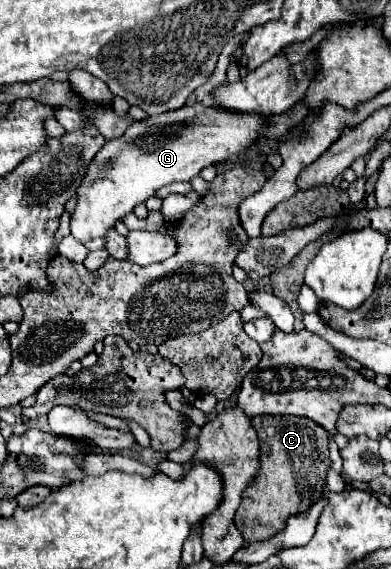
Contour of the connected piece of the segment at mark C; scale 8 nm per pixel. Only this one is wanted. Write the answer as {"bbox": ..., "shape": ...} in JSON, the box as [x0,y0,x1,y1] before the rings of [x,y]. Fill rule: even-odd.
{"bbox":[235,416,331,544],"shape":[[[253,416],[253,424],[261,442],[261,472],[255,476],[253,484],[241,496],[241,506],[235,514],[237,530],[249,544],[271,540],[271,536],[275,536],[277,532],[281,532],[281,528],[285,528],[285,520],[289,516],[307,512],[323,496],[327,486],[325,482],[327,470],[331,468],[329,460],[331,434],[319,428],[317,422],[301,416]]]}

